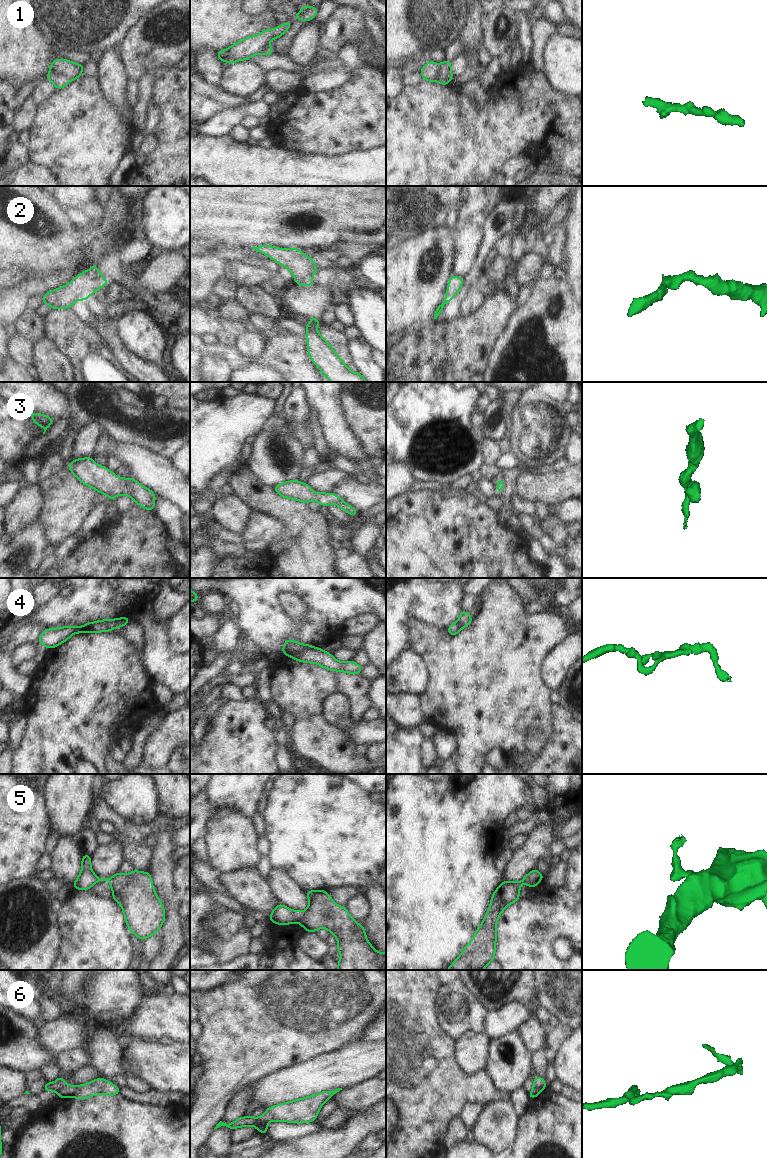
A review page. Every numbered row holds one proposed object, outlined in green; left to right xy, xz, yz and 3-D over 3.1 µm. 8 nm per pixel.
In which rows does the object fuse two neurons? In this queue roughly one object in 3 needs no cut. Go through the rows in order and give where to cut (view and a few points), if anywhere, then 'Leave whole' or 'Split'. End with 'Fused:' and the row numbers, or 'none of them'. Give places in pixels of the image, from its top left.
1: No split. Leave whole
2: No split. Leave whole
3: No split. Leave whole
4: Split along xz (313, 647), (293, 651), (288, 655). Split
5: Split along xz (304, 911), (298, 921). Split
6: Split along xy (71, 1085), (64, 1086), (57, 1092). Split
Fused: 4, 5, 6.

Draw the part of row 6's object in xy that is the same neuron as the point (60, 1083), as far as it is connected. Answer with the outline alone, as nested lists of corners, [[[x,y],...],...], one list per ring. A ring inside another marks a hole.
[[[61,1075],[57,1078],[54,1083],[46,1082],[43,1088],[43,1091],[59,1091],[61,1088],[67,1087],[66,1081],[61,1077]]]

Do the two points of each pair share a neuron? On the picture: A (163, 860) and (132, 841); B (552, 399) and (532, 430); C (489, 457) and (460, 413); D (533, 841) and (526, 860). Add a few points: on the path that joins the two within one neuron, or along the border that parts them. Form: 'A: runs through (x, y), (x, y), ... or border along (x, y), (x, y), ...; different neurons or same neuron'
A: border along (151, 851), (151, 862), (148, 871); different neurons
B: runs through (544, 406), (538, 412), (535, 422); same neuron
C: border along (481, 438), (480, 454), (484, 464); different neurons
D: runs through (533, 846), (528, 855); same neuron

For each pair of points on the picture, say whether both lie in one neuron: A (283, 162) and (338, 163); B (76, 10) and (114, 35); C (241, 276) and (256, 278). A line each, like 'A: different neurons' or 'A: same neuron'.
A: same neuron
B: same neuron
C: same neuron

